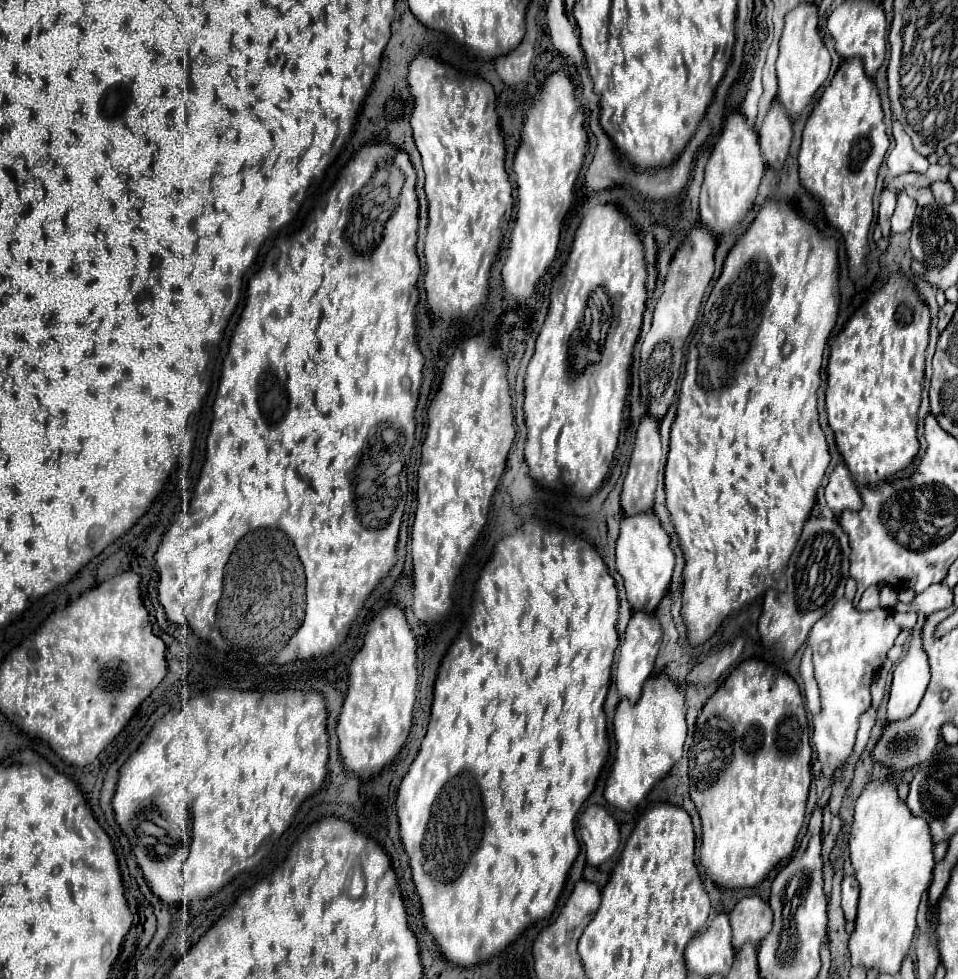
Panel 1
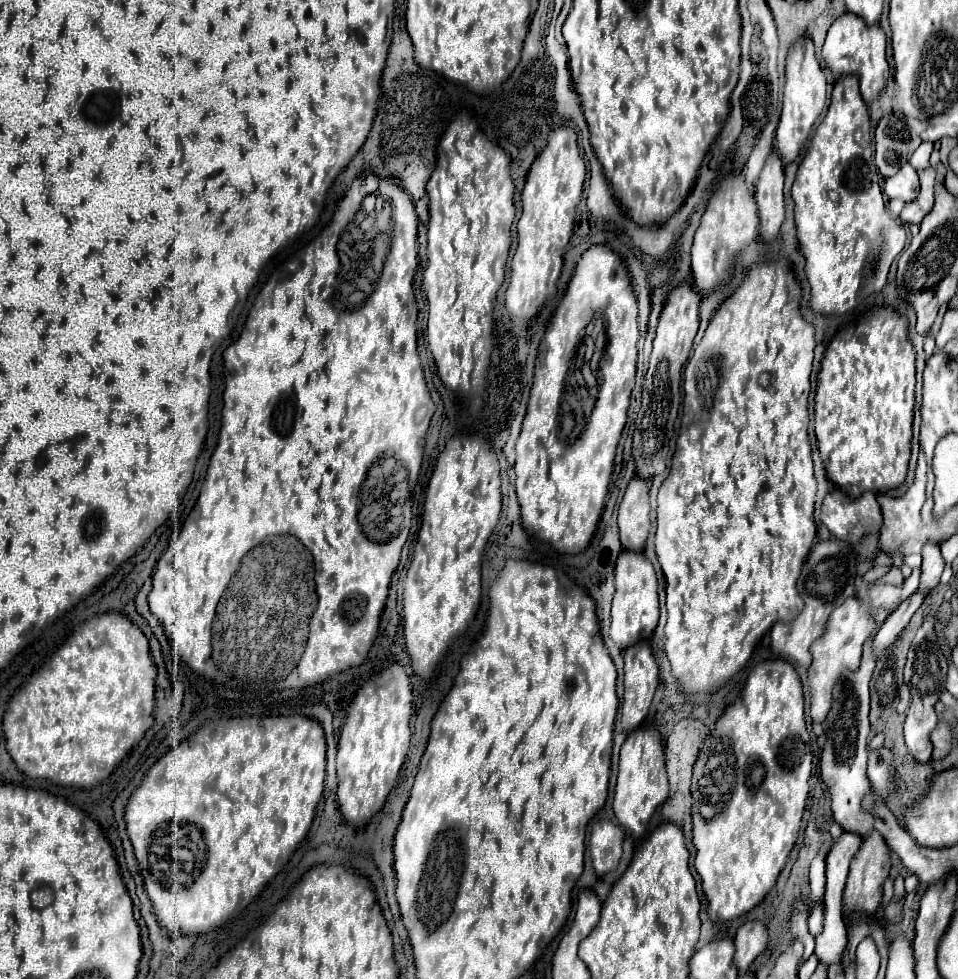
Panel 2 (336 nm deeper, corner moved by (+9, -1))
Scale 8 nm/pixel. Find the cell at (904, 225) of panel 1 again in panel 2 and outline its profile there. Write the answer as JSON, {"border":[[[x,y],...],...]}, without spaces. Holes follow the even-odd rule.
{"border":[[[906,162],[898,174],[894,174],[892,178],[886,178],[884,182],[884,190],[888,194],[888,198],[902,198],[904,202],[912,202],[918,196],[920,190],[920,182],[918,182],[918,172],[912,168],[910,162]]]}

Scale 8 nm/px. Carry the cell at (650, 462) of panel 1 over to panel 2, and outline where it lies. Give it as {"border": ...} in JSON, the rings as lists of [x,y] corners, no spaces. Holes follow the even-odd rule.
{"border":[[[634,478],[630,480],[622,504],[618,508],[620,540],[626,550],[642,552],[650,532],[650,500],[648,482]]]}

